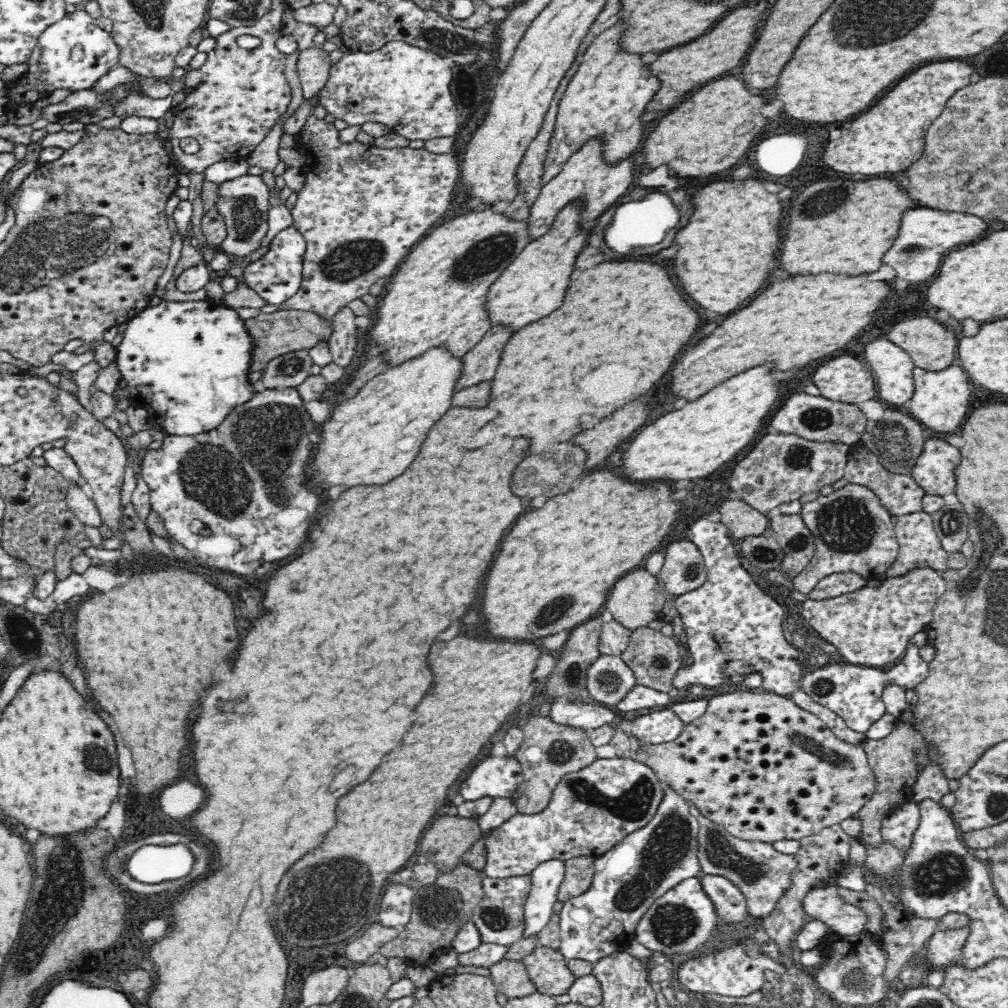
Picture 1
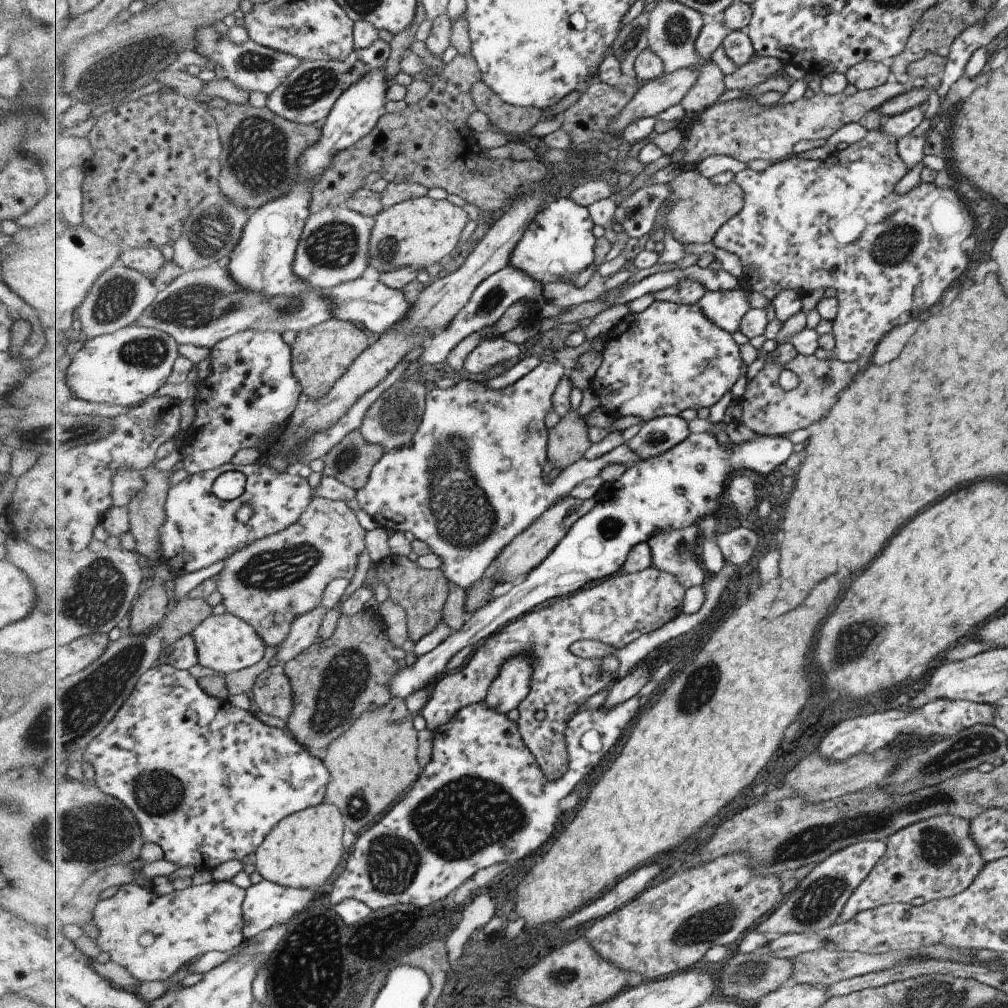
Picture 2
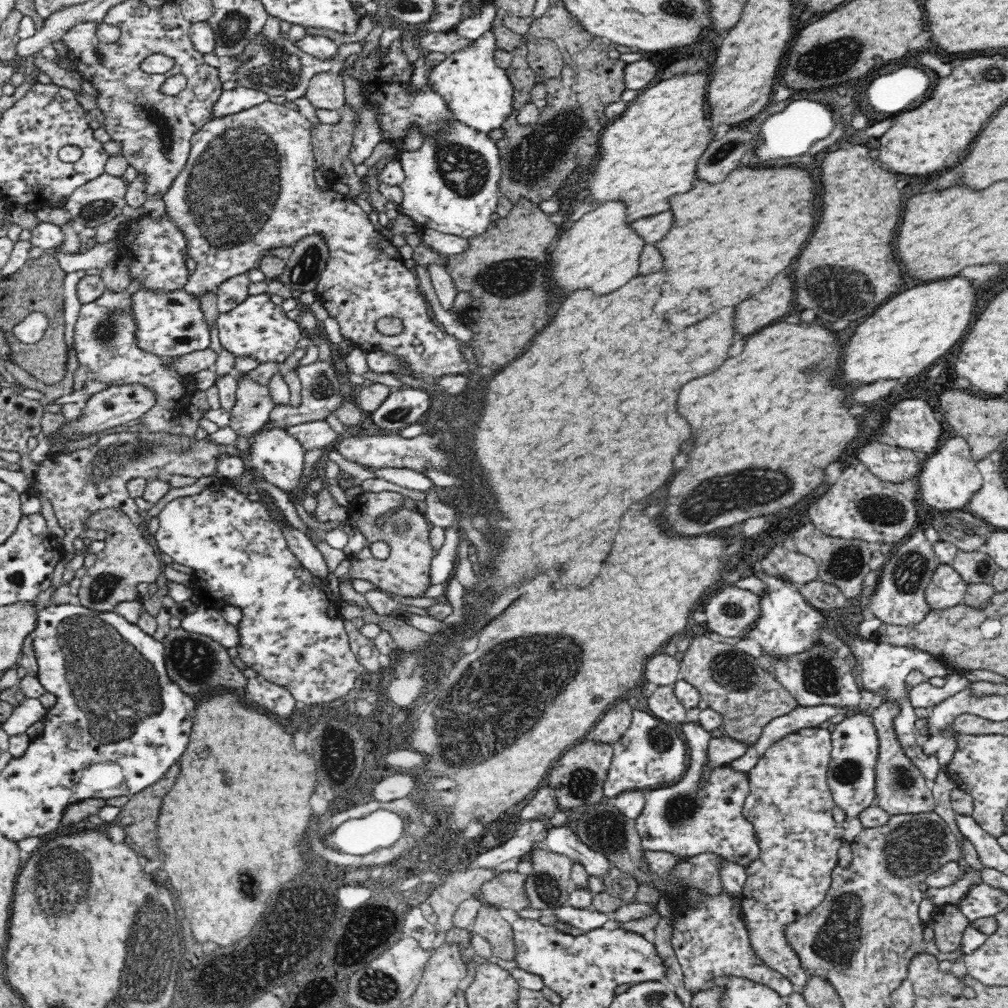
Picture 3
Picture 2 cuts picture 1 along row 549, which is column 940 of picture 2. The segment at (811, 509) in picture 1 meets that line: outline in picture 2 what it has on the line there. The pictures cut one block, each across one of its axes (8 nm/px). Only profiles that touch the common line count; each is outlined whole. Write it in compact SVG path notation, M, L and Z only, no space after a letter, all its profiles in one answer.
M954 815L933 816L897 830L883 842L885 854L877 862L877 870L861 882L861 890L849 898L841 923L858 913L893 902L907 903L913 898L933 901L960 894L986 866L979 848L969 835L969 820Z

